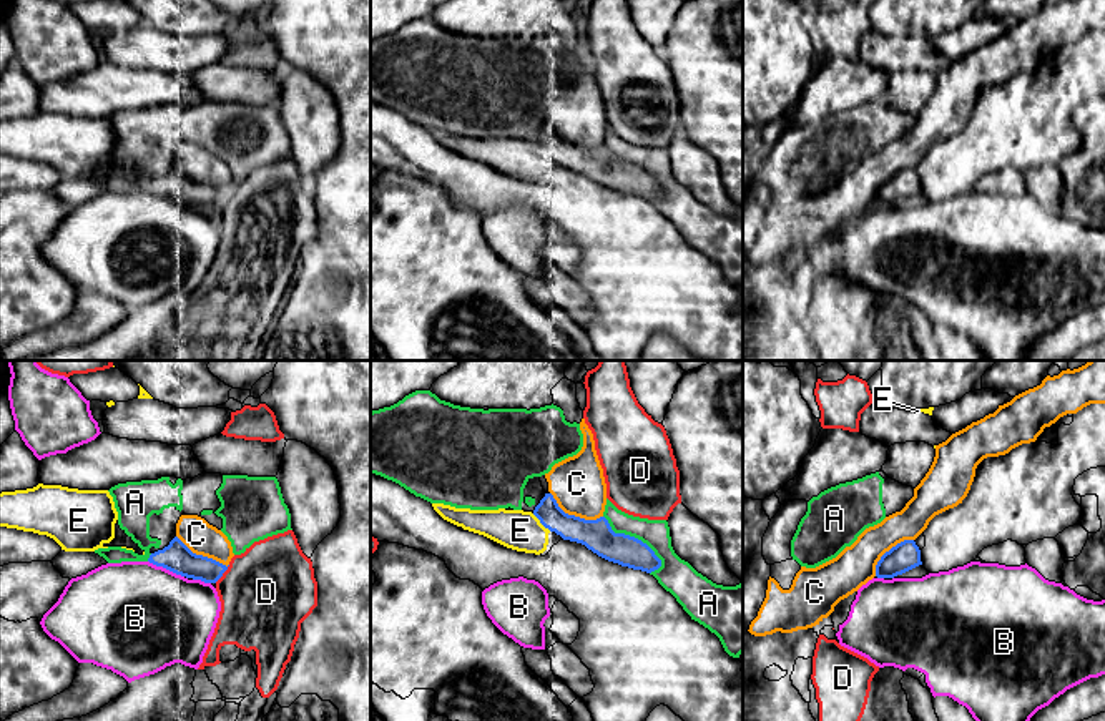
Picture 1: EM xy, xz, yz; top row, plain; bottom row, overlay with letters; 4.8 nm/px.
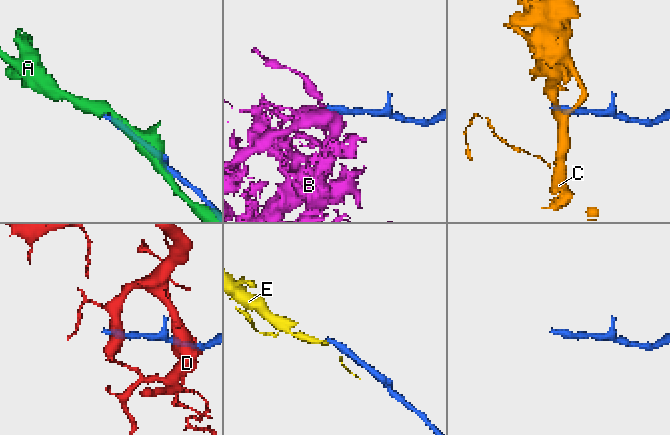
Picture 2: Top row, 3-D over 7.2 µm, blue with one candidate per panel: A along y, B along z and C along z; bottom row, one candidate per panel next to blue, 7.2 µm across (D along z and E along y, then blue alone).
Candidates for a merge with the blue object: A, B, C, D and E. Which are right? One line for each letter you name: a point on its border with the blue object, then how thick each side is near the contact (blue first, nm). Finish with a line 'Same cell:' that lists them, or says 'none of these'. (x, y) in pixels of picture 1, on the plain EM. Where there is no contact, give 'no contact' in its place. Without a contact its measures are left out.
E: meets blue in xz at (542, 152); 140 nm thick on the blue side, 190 nm on the other
Same cell: E

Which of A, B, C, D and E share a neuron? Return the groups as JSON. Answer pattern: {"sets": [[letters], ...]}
{"sets": [["A"], ["B"], ["C"], ["D"], ["E"]]}

